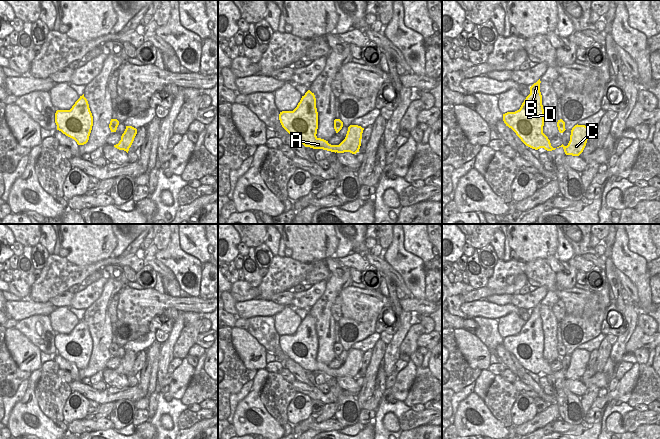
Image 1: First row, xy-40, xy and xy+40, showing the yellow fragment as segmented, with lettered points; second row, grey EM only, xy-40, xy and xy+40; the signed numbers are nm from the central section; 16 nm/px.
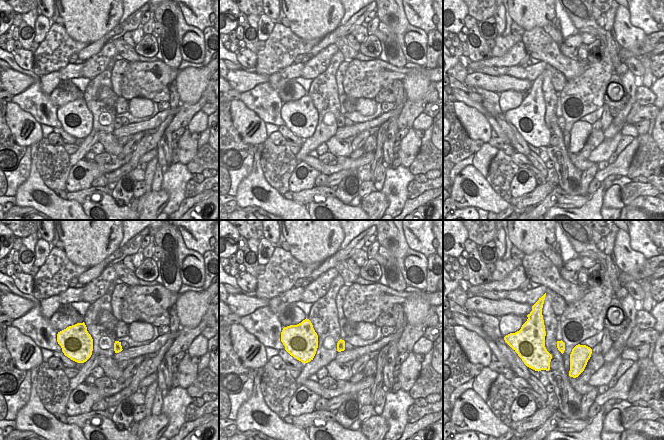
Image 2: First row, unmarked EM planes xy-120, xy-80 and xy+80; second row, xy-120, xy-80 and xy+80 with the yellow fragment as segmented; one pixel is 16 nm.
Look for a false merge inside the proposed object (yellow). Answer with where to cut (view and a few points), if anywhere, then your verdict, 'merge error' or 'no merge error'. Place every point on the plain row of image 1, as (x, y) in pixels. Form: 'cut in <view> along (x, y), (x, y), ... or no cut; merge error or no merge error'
no cut; no merge error

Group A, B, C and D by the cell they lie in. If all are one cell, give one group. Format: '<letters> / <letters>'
A B C D

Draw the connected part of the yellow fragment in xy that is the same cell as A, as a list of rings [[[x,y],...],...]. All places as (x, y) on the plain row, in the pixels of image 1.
[[[308,314],[302,320],[293,335],[282,335],[279,338],[282,351],[305,371],[323,373],[331,376],[356,378],[361,370],[364,352],[350,349],[345,363],[339,369],[331,369],[328,365],[316,360],[318,353],[318,336],[314,317]]]

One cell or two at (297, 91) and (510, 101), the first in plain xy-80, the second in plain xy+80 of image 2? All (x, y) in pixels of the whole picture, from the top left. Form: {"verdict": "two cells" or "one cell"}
{"verdict": "one cell"}

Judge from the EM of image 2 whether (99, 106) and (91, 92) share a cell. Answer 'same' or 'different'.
same

